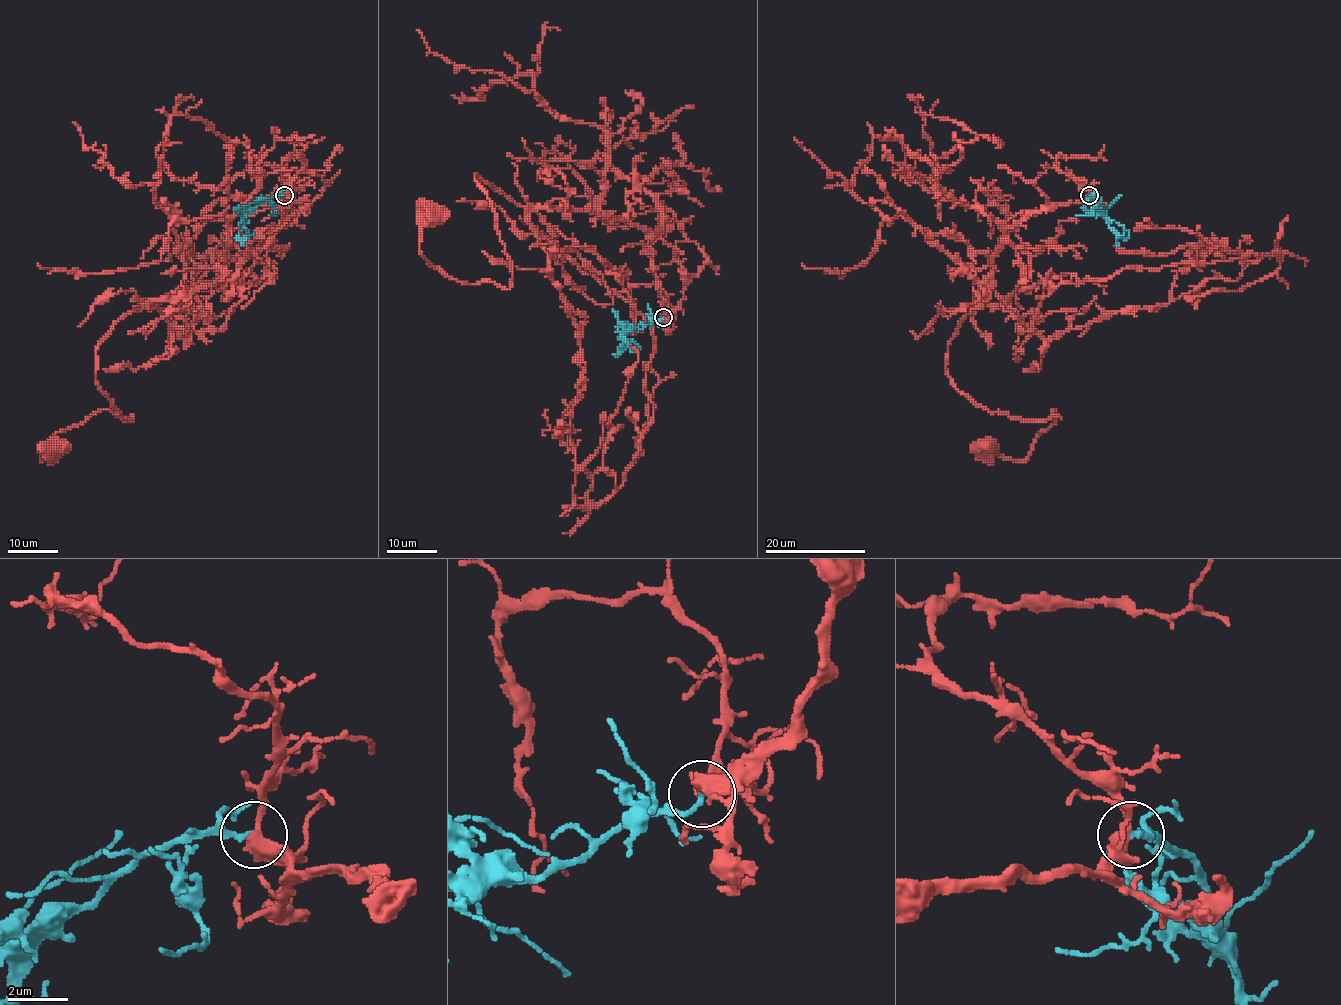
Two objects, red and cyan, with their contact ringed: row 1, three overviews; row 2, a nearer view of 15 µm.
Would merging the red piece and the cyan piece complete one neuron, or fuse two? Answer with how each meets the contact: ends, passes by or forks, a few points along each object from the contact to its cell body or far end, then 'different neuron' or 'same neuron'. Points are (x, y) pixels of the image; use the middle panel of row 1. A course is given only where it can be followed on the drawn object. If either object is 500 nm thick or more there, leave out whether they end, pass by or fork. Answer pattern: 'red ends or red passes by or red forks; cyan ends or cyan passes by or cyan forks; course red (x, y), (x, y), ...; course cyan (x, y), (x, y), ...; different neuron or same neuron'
red passes by; cyan ends; course red (662, 317), (685, 272), (656, 233), (525, 208), (475, 174), (508, 288), (430, 263), (420, 229), (433, 214); course cyan (662, 317), (623, 336), (626, 346), (616, 354), (617, 356), (621, 351), (620, 345); same neuron

